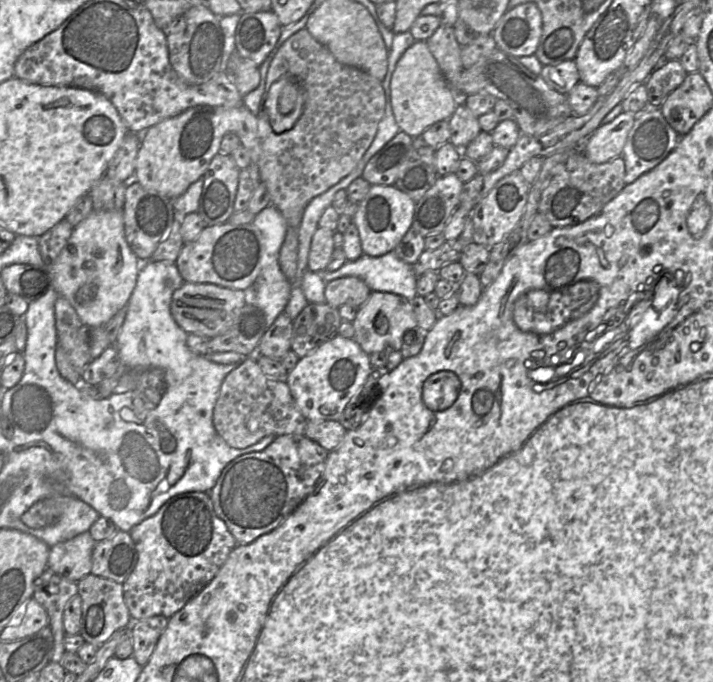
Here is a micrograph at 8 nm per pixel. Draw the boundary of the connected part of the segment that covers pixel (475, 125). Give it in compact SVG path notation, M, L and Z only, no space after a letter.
M463 103L458 104L448 123L449 143L458 149L466 147L482 131L478 118Z

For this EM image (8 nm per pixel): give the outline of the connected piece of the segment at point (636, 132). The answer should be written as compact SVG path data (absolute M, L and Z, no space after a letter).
M645 108L636 113L621 154L625 164L624 182L630 184L657 166L675 148L679 137L680 135L672 129L663 117L660 108Z

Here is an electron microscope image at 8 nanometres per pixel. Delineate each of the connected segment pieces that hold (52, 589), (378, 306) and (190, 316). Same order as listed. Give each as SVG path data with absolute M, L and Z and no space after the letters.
M46 568L34 582L32 598L47 611L49 626L54 638L51 662L59 663L65 652L63 612L67 601L77 594L77 582L58 575L49 568Z
M371 291L368 299L359 307L352 324L355 330L353 339L368 355L380 351L400 351L405 332L418 327L411 301L394 293L381 291Z
M183 282L172 295L170 310L177 325L187 334L214 338L225 334L233 326L245 304L244 290L211 283Z

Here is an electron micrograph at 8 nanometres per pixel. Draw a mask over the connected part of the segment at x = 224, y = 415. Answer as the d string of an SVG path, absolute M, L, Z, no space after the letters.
M247 357L225 377L213 411L217 433L232 448L251 446L266 436L304 435L307 425L286 382L267 377L256 361Z

